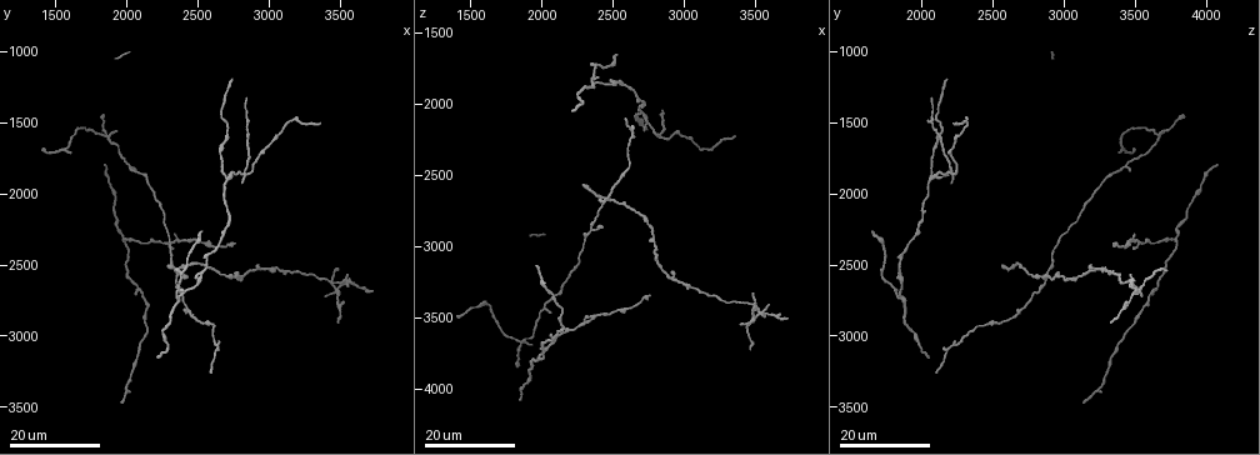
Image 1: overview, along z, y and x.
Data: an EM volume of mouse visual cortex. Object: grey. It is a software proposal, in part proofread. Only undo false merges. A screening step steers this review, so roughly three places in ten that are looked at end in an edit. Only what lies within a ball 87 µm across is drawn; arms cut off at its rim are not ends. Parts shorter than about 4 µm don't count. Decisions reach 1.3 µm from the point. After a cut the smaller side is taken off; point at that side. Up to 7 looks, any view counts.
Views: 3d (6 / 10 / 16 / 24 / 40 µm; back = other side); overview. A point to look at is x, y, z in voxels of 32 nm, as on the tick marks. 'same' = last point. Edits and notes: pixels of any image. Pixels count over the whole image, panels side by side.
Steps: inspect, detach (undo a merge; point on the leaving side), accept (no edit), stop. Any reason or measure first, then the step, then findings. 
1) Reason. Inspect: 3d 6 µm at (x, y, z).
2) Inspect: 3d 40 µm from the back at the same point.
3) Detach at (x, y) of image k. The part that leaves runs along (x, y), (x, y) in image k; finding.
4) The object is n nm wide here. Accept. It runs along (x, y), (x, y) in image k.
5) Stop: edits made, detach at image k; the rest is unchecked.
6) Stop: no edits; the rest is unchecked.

Thin arm on a thick one. Inspect: 3d 16 µm at (2500, 2560, 1840).

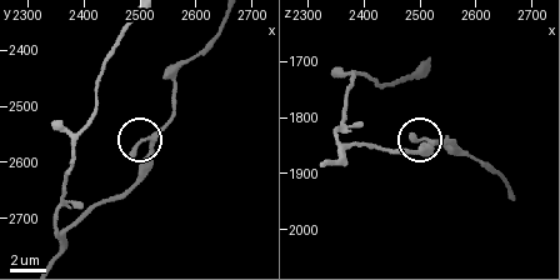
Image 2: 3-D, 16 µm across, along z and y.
Closer look. Inspect: 3d 10 µm at the same point.

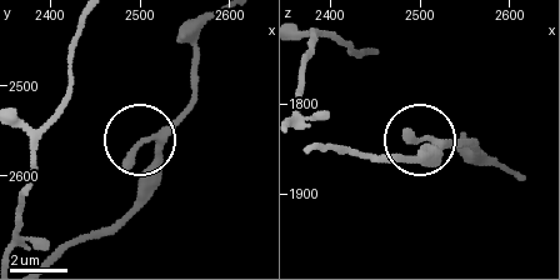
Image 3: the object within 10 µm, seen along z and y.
Closer look. Inspect: 3d 6 µm at (2520, 2565, 1850).

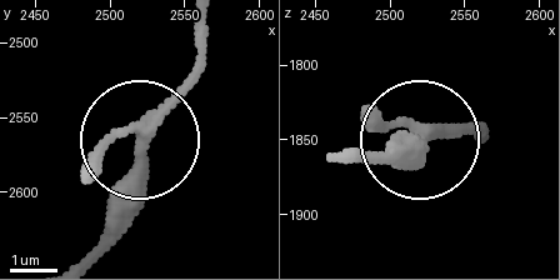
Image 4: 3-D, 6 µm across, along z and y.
3 arms meet here. Accept. Continuous, no second cell.

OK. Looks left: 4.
Four-way junction. Inspect: 3d 24 µm at (2820, 1840, 2200).

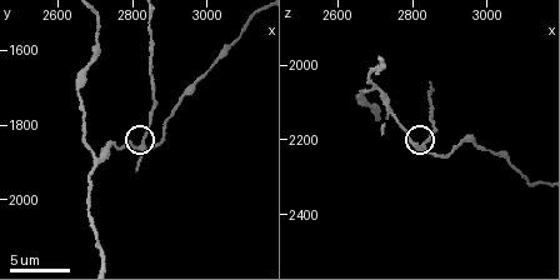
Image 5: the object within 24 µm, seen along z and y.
Inspect: 3d 10 µm at the same point.

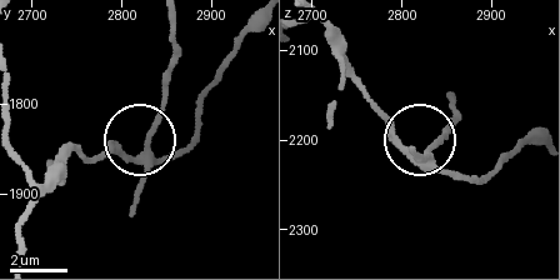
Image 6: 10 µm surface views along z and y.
The object is 250 nm wide here. Detach at (155, 120) of image 6. A second cell is stuck on.

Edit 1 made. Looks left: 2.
Stop: edits made, detach at image 6; the rest is unchecked.

